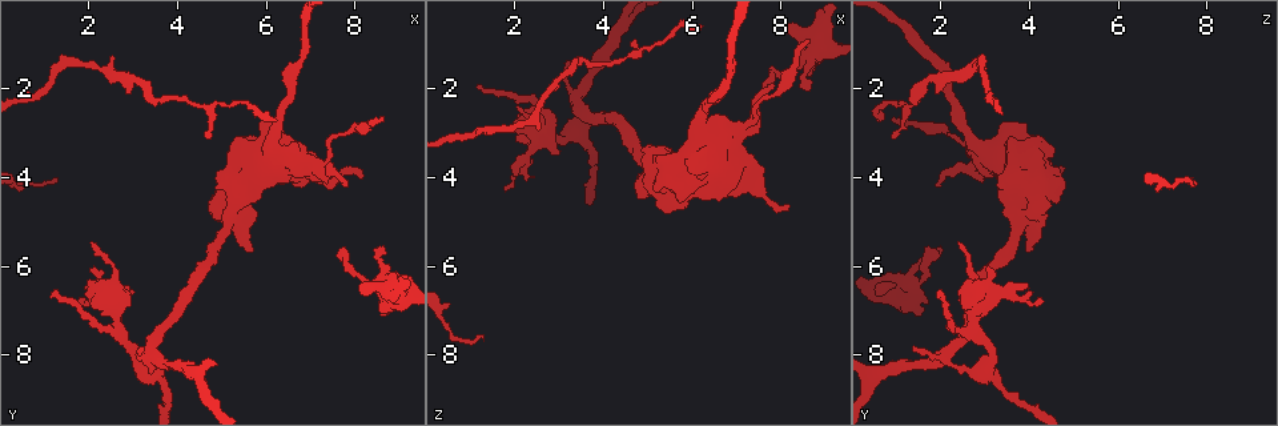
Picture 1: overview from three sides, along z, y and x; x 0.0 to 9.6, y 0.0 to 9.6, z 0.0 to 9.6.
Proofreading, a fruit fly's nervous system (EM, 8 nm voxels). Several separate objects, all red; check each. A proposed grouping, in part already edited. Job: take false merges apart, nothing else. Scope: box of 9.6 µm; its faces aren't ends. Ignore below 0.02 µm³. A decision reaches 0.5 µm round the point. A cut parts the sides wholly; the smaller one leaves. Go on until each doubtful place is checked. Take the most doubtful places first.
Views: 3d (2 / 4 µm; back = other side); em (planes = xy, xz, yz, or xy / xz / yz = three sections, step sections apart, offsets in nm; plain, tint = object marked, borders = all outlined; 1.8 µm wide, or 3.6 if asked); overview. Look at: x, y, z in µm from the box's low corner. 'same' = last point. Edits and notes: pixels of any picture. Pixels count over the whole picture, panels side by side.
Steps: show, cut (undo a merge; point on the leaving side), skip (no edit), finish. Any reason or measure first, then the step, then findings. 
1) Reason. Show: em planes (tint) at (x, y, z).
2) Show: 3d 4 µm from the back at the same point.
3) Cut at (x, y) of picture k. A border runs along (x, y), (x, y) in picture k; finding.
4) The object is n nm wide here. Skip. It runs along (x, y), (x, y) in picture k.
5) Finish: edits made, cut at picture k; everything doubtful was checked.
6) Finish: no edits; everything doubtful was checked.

Sharp bend. Show: em planes (plain) at (3.40, 8.05, 2.10).

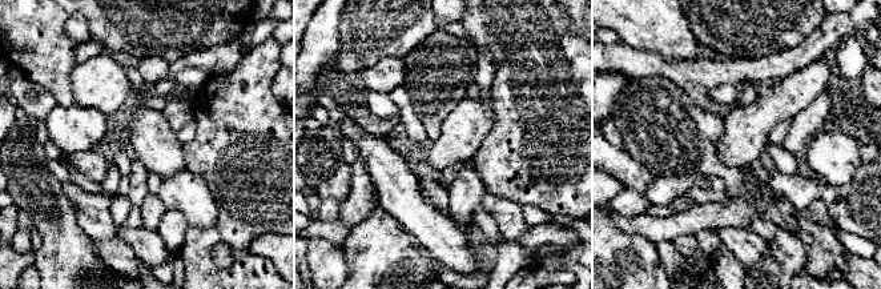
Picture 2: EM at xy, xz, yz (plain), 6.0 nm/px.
Show: em planes (tint) at the same point.

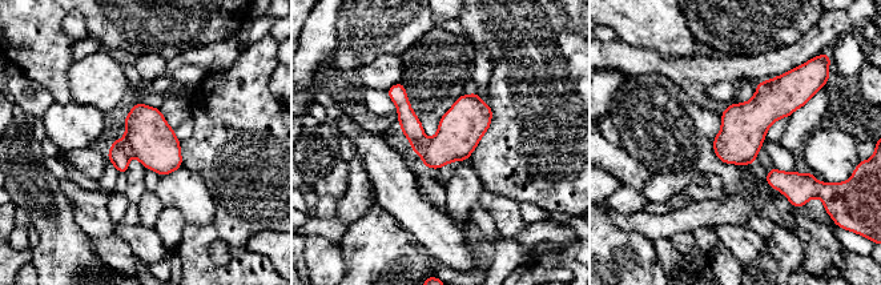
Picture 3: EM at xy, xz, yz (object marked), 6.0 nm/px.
Cut at (119, 155) of picture 3. A second neuron is stuck on.

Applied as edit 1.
Redraw. Show: overview.

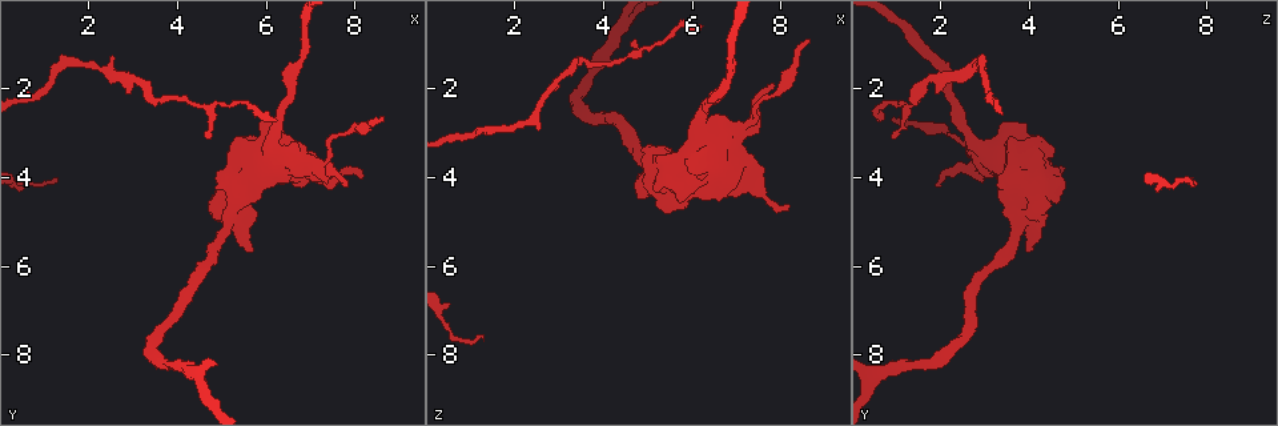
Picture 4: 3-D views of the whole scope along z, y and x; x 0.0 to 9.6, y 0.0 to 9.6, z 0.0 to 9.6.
Abrupt turn. Show: em 3.6 µm planes (borders) at (7.40, 3.80, 2.75).

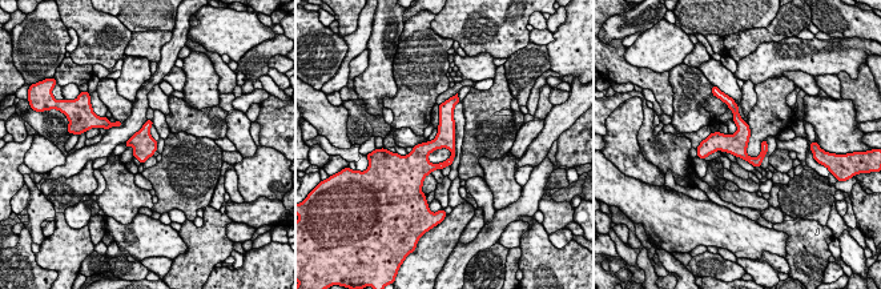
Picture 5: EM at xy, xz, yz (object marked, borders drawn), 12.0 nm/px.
The object is 220 nm wide here. Skip. It runs along (450, 105), (446, 132), (415, 167) in picture 5; all the same neuron.

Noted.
Show: 3d 4 µm at (3.35, 2.20, 1.35).

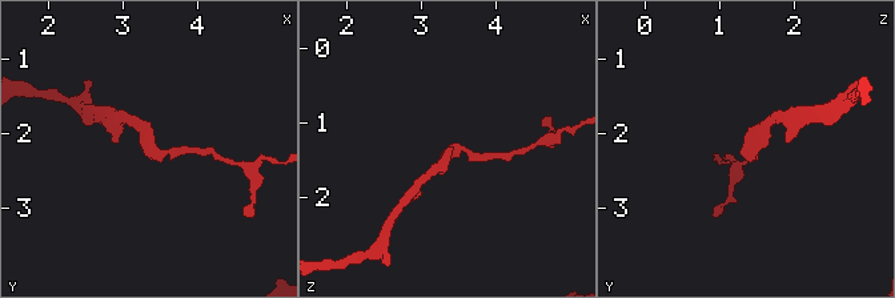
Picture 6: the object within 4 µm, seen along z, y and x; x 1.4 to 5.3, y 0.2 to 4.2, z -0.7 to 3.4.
Show: em xz step 16 (tint) at (3.35, 2.15, 1.40).

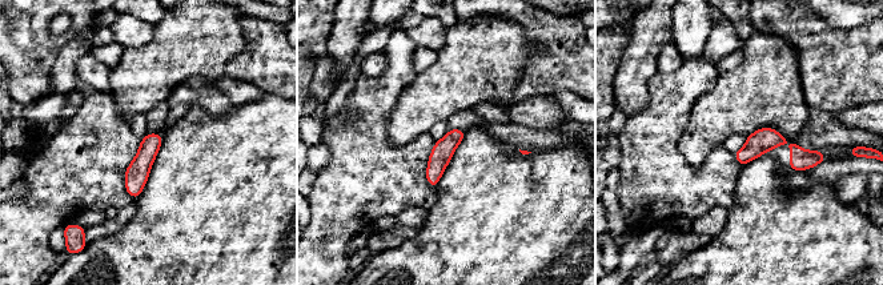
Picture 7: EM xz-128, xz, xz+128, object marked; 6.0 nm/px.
Skip. Continuous, no second neuron.

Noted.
Finish: edits made, cut at picture 3; everything doubtful was checked.

